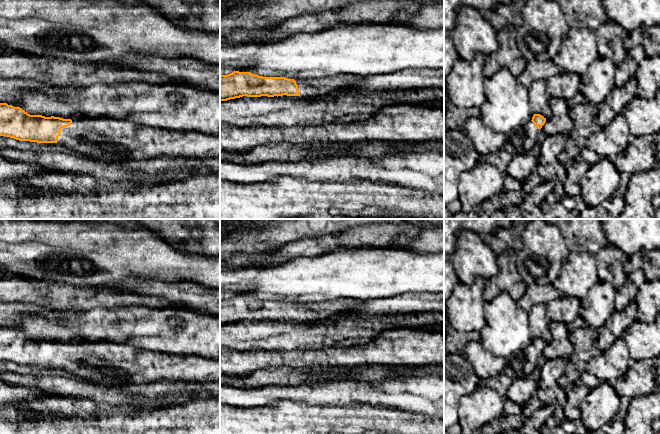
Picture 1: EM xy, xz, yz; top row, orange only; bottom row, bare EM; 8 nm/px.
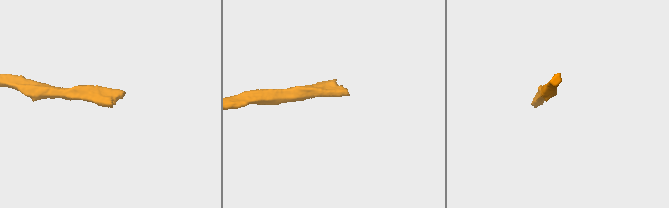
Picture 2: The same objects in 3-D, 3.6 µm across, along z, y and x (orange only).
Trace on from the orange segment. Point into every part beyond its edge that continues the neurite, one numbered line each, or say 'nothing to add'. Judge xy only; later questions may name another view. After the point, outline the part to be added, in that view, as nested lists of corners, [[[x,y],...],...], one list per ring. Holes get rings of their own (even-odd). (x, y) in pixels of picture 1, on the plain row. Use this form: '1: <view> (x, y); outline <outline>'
1: xy (115, 365); outline [[[90,342],[81,345],[72,345],[70,350],[61,353],[57,367],[70,372],[72,375],[82,380],[90,381],[95,384],[103,384],[112,388],[120,387],[122,389],[130,386],[143,386],[158,380],[198,382],[205,384],[209,382],[220,382],[220,361],[197,355],[176,355],[154,352],[128,344],[112,342]]]

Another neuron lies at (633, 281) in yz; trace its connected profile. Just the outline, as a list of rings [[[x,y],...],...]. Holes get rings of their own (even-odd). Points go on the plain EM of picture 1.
[[[635,270],[626,275],[623,285],[616,290],[615,311],[623,310],[631,301],[634,301],[639,288],[646,281],[642,270]]]

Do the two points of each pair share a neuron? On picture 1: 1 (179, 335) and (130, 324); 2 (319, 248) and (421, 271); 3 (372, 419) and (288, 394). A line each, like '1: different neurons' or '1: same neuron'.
1: same neuron
2: different neurons
3: different neurons

